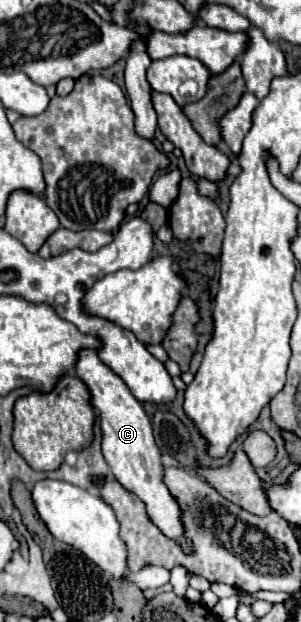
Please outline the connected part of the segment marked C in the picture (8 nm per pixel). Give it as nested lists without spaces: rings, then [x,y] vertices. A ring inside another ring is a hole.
[[[93,350],[79,352],[77,376],[87,384],[89,392],[91,392],[91,404],[95,408],[99,408],[99,412],[101,412],[101,428],[103,428],[101,448],[103,448],[103,456],[105,456],[113,476],[125,490],[135,494],[145,504],[149,520],[167,538],[175,540],[183,548],[183,552],[191,554],[193,546],[187,540],[187,536],[183,532],[183,522],[181,522],[183,510],[179,508],[175,496],[171,496],[169,488],[163,482],[165,466],[161,462],[161,450],[155,444],[151,420],[145,414],[143,406],[129,392],[125,382],[109,366],[105,366],[101,362],[101,358],[97,356],[97,352],[93,352]]]

